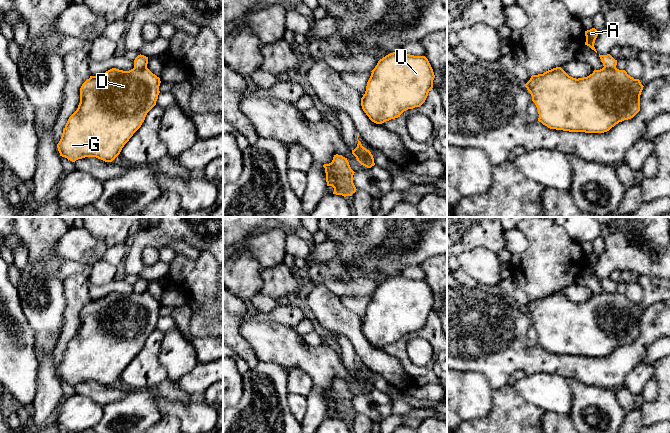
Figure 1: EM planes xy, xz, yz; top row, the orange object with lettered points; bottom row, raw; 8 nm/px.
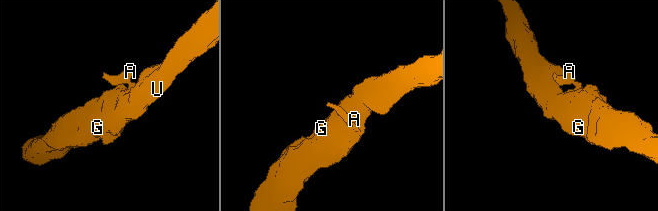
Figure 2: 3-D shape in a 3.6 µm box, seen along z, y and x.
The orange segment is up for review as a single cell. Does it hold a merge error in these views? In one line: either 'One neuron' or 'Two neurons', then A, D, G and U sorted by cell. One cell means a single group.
Two neurons. Groups: A / D G U

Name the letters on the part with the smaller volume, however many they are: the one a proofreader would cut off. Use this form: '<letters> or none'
A

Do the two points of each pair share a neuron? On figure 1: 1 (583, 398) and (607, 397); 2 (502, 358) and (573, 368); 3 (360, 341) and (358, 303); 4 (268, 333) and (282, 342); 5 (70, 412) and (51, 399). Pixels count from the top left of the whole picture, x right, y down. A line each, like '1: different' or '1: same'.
1: same
2: same
3: different
4: same
5: different

